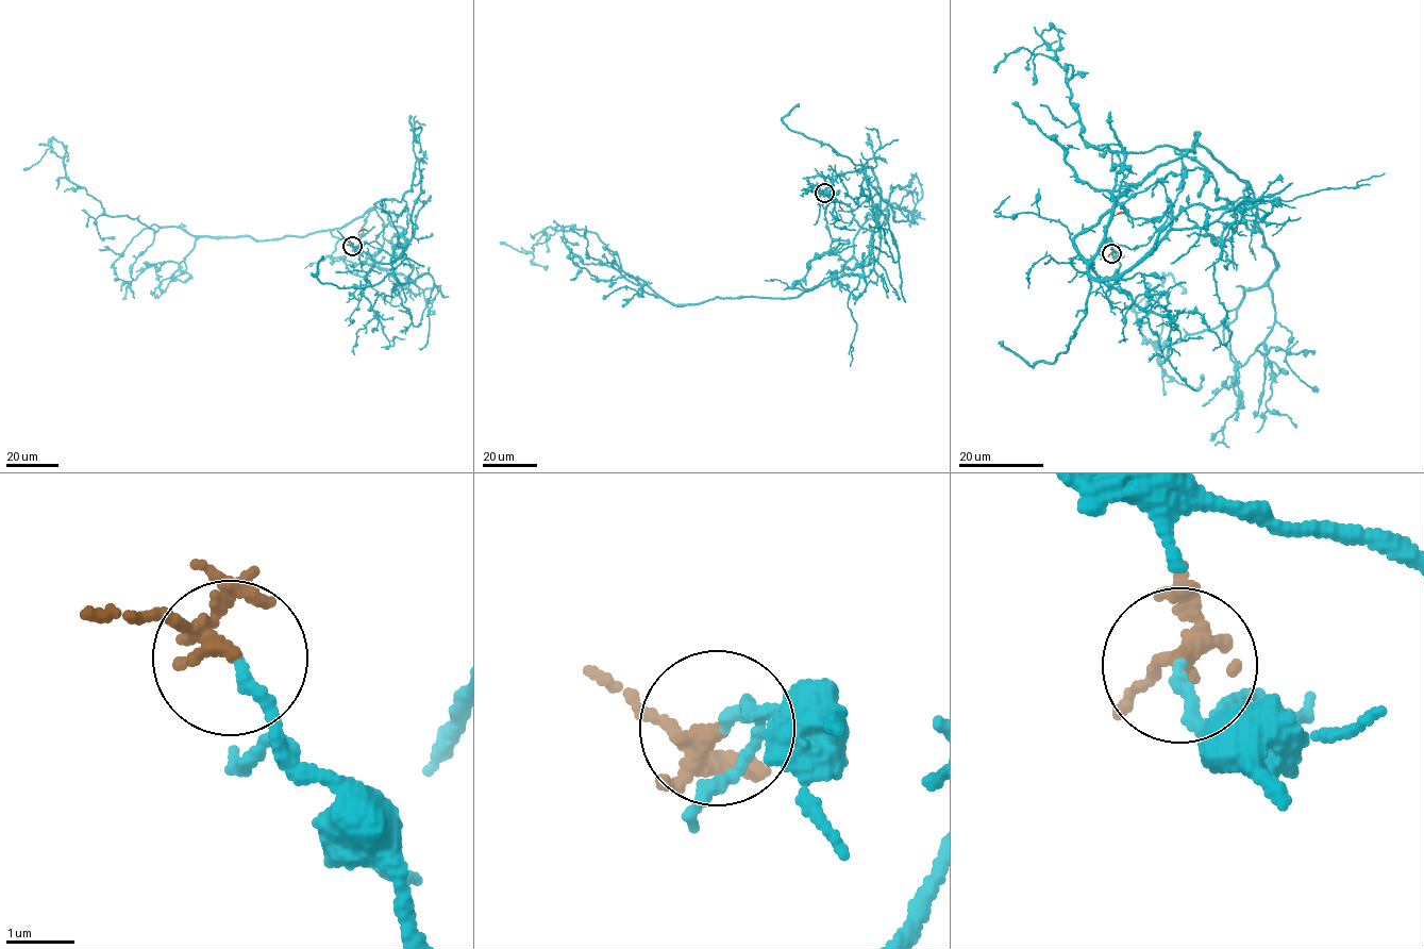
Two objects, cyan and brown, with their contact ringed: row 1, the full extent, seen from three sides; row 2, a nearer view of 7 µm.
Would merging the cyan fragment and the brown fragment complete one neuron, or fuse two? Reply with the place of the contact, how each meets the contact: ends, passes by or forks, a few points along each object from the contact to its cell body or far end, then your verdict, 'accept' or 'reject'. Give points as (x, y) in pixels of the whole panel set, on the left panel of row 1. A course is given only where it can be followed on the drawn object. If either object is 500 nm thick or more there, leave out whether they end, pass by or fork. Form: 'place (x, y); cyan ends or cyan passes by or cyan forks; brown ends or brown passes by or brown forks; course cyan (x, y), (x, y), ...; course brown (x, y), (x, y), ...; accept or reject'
place (352, 246); cyan ends; brown forks; course cyan (352, 246), (369, 270), (406, 231), (378, 207), (256, 242), (154, 232), (105, 215), (49, 142), (66, 161); course brown (352, 246), (361, 231), (367, 231); accept

